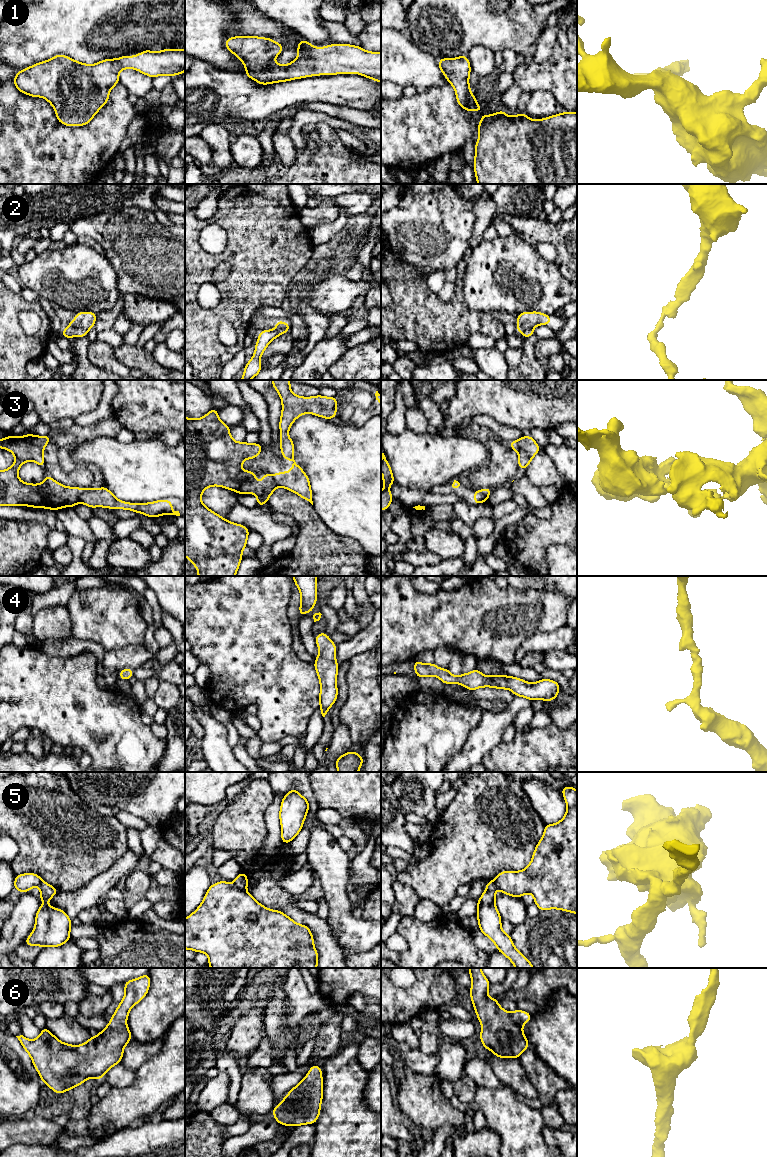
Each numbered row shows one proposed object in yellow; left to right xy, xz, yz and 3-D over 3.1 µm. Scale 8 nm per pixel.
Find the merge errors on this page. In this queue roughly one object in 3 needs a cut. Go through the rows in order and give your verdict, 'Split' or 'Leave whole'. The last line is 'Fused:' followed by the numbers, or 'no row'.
1: Leave whole
2: Split
3: Split
4: Leave whole
5: Split
6: Leave whole
Fused: 2, 3, 5

